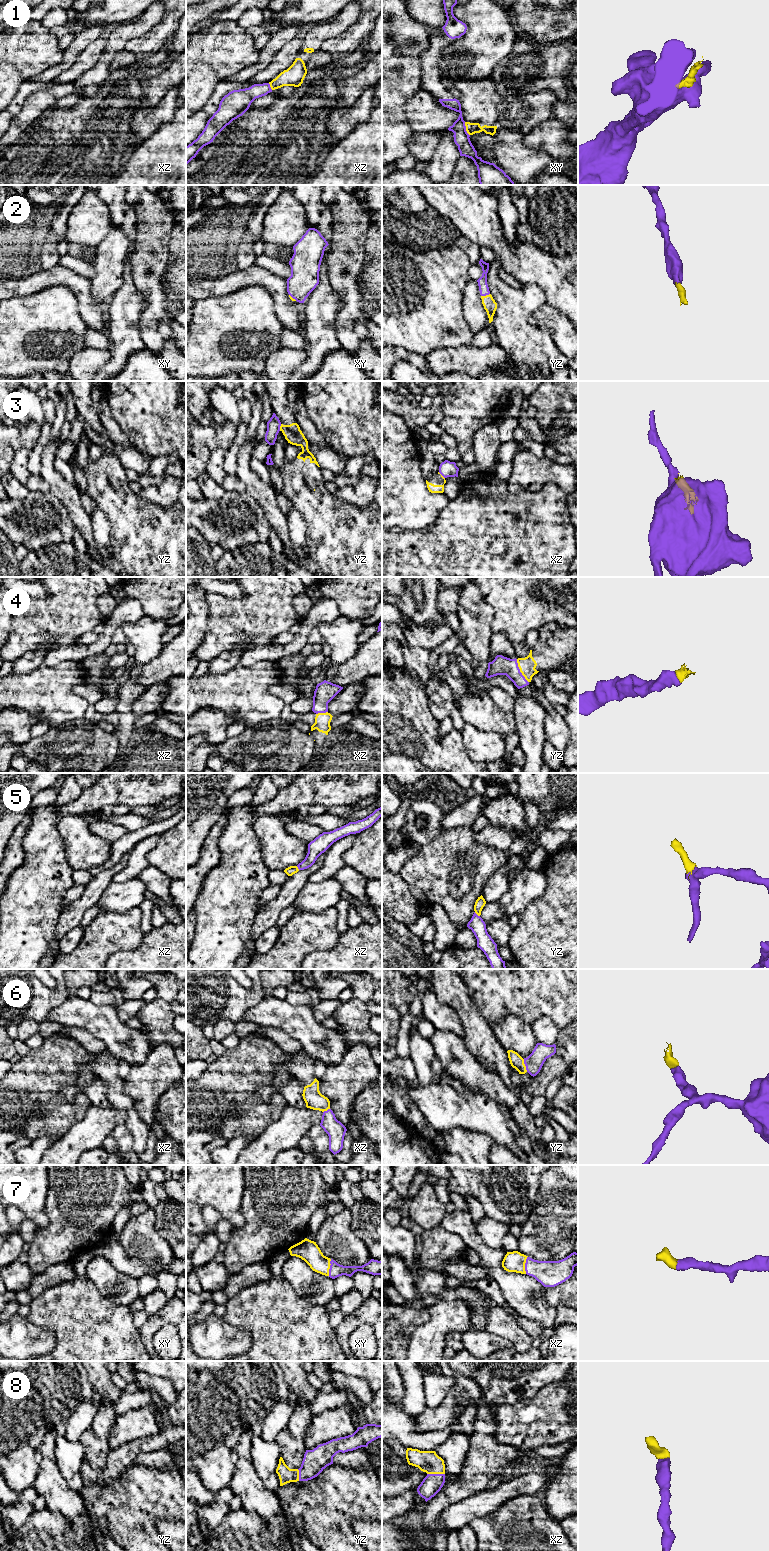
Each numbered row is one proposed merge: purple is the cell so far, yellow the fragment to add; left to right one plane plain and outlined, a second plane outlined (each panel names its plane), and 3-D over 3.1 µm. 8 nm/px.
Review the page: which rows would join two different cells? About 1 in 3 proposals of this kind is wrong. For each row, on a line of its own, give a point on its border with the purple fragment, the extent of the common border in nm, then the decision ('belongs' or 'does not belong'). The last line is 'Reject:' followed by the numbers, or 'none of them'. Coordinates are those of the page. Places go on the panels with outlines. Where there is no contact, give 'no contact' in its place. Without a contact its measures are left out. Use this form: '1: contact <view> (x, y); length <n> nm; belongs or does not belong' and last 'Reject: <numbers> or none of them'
1: contact xy (465, 129); length 120 nm; does not belong
2: contact yz (485, 295); length 80 nm; belongs
3: contact yz (279, 427); length 60 nm; does not belong
4: contact yz (519, 671); length 220 nm; belongs
5: contact yz (476, 914); length 60 nm; belongs
6: contact yz (525, 1065); length 110 nm; belongs
7: contact xz (525, 1265); length 140 nm; belongs
8: contact xz (436, 1474); length 140 nm; belongs
Reject: 1, 3

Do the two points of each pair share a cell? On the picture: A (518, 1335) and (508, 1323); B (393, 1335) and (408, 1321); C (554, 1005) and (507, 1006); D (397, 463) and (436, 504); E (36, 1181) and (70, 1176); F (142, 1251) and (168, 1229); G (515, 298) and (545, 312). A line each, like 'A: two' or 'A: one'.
A: one
B: one
C: one
D: one
E: two
F: two
G: two

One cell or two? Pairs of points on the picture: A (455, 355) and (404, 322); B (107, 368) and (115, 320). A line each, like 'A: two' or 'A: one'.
A: two
B: one

